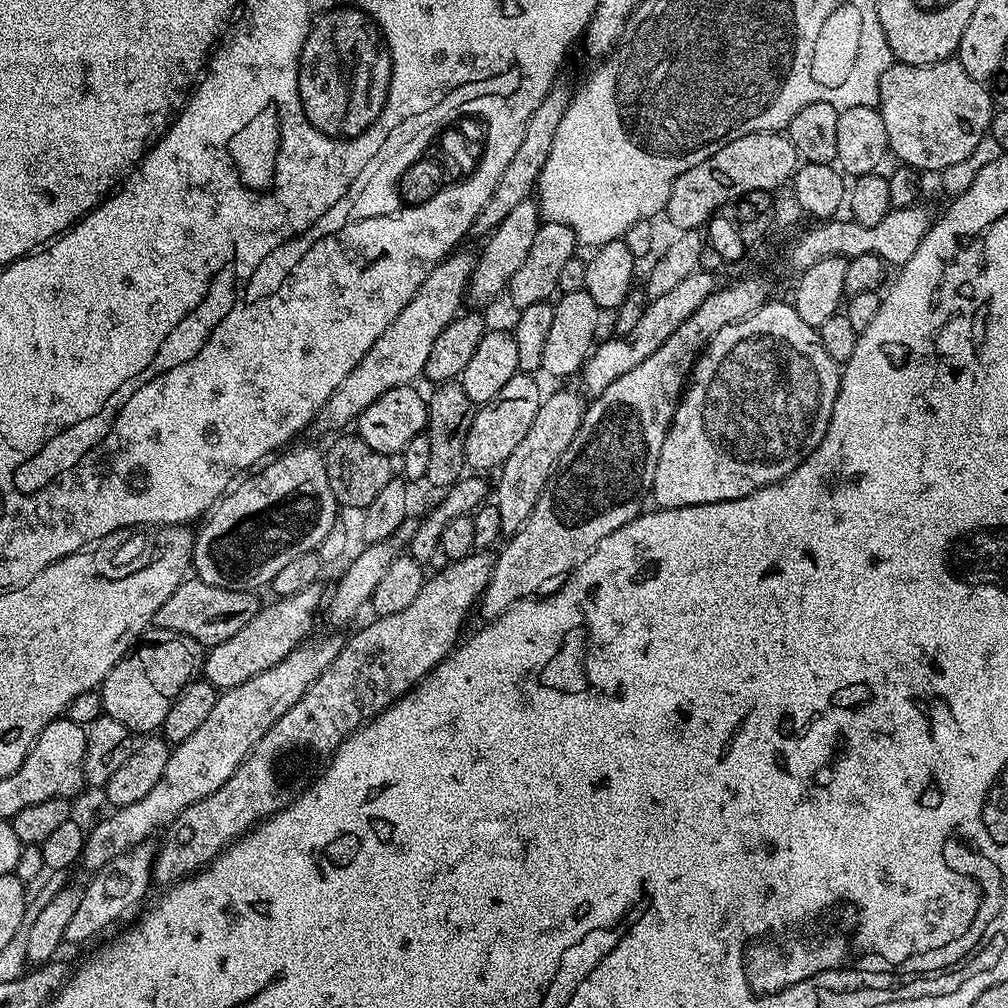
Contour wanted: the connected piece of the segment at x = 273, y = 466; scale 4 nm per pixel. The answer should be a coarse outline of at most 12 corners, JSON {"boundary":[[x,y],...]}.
{"boundary":[[281,451],[195,533],[199,580],[271,585],[338,518],[324,452]]}

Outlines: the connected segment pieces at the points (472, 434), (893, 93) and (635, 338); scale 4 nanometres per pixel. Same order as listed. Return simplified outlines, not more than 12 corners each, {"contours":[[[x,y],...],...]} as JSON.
{"contours":[[[518,374],[476,408],[467,467],[499,469],[542,403],[537,377]],[[959,59],[894,62],[889,153],[924,174],[970,157],[994,96]],[[688,275],[645,303],[630,338],[601,339],[584,362],[593,397],[650,358],[718,287]]]}

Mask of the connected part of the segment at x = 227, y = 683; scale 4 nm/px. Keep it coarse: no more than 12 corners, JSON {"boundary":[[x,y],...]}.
{"boundary":[[319,583],[265,603],[238,634],[211,645],[216,689],[278,666],[305,643]]}

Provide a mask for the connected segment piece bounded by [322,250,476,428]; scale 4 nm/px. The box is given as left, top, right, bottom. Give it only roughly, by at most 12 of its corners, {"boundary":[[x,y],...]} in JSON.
{"boundary":[[457,250],[326,397],[351,425],[386,390],[412,384],[459,316],[476,261]]}

